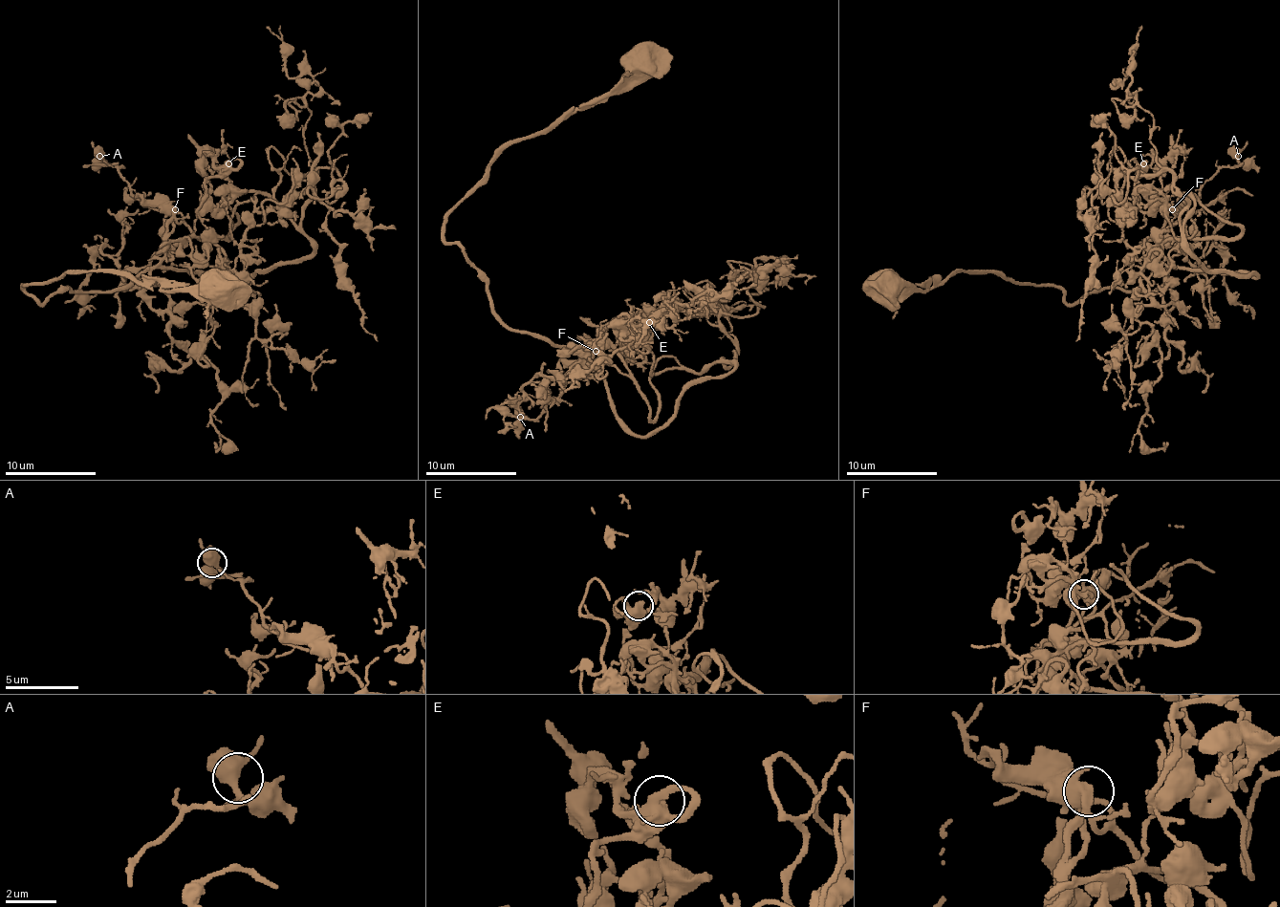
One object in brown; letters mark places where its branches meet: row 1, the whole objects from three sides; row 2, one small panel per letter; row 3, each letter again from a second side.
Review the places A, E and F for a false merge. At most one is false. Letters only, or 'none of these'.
none of these

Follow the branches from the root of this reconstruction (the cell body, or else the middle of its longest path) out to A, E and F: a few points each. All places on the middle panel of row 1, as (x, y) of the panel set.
A: (642, 62), (624, 87), (515, 139), (447, 216), (443, 238), (509, 327), (595, 347), (520, 417)
E: (642, 62), (515, 139), (443, 238), (654, 420), (679, 363), (618, 322), (649, 322)
F: (642, 62), (624, 87), (515, 139), (443, 234), (509, 327), (565, 347), (585, 338), (595, 352)

